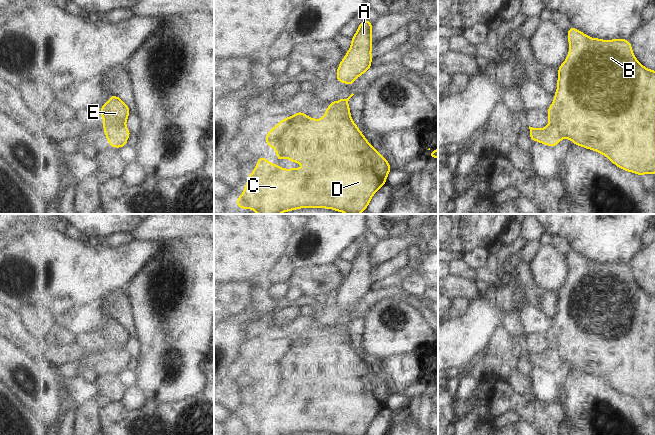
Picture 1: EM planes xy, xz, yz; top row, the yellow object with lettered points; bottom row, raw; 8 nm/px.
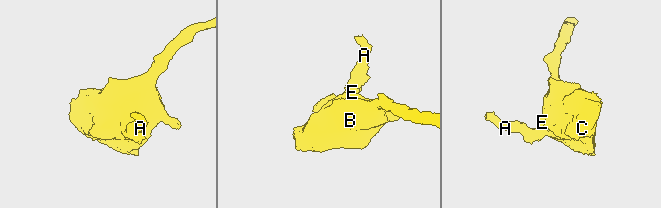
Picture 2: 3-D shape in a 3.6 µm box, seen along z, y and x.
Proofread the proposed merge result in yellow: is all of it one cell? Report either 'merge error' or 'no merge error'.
merge error

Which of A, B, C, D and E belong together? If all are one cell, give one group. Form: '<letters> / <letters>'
A / B C D E

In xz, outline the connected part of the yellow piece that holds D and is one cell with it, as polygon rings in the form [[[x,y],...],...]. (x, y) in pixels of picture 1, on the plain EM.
[[[348,326],[327,332],[322,343],[313,343],[305,336],[297,335],[294,340],[281,343],[275,351],[268,354],[265,367],[275,374],[275,386],[287,383],[302,387],[305,391],[284,393],[278,389],[272,390],[271,385],[260,379],[253,396],[247,399],[243,417],[235,426],[237,433],[293,435],[302,432],[328,432],[334,435],[366,435],[378,413],[387,408],[387,400],[392,394],[389,385],[369,367],[352,344]]]

